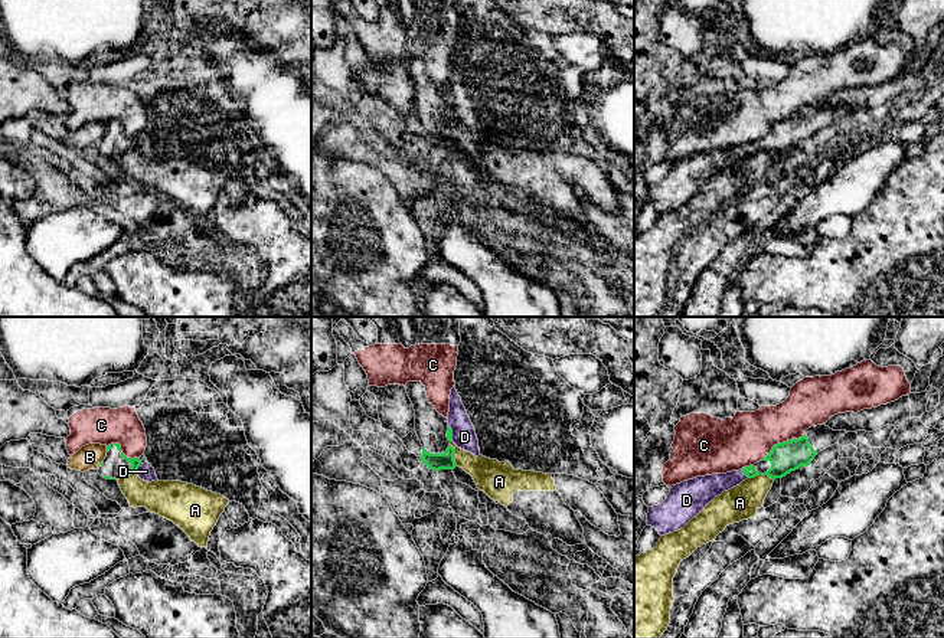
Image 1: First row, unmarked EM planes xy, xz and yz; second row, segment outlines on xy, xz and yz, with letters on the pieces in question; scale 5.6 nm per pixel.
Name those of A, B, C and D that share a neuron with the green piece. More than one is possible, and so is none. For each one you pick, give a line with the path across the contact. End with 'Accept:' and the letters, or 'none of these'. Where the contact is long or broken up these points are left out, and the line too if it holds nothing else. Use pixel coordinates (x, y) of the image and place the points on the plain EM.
Accept: D

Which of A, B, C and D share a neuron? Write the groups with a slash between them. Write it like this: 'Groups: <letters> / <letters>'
Groups: A / B / C / D

